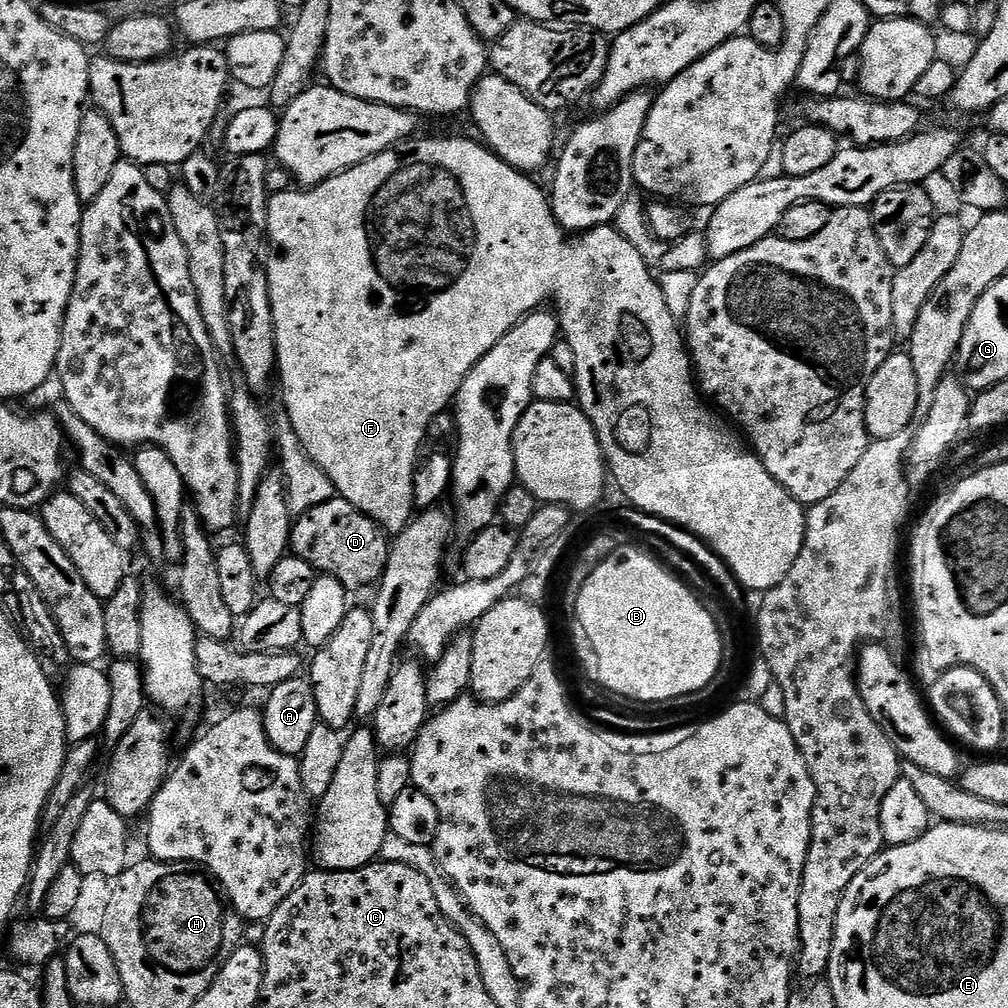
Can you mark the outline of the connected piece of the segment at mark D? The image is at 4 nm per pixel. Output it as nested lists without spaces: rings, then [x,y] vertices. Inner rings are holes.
[[[339,498],[322,502],[322,506],[314,506],[309,512],[299,513],[292,526],[291,555],[308,560],[317,573],[338,578],[349,590],[371,589],[379,585],[386,570],[389,547],[389,533],[362,514],[362,510]]]

